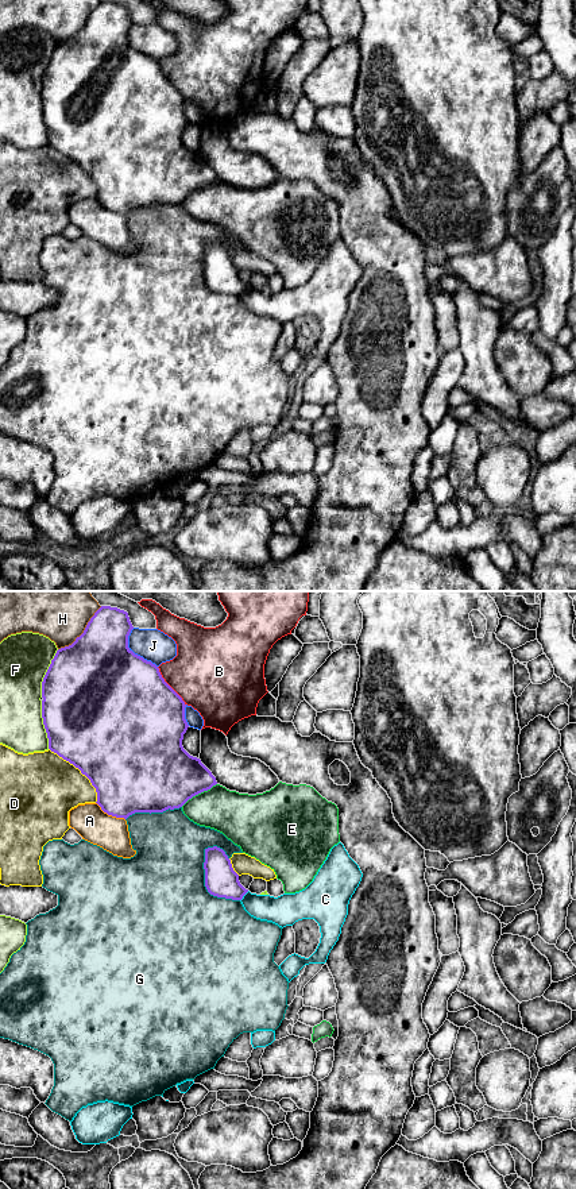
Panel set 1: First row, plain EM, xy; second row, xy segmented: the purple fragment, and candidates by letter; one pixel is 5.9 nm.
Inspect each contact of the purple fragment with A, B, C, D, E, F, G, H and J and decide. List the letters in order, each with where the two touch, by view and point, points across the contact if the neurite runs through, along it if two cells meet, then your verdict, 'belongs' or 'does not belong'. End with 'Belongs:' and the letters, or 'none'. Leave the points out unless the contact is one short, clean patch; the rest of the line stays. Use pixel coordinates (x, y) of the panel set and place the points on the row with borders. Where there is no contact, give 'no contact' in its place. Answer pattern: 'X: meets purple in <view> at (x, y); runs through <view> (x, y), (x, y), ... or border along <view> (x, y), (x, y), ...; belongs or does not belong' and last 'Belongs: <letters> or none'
A: meets purple in xy at (109, 814); does not belong
B: meets purple in xy at (169, 686); does not belong
C: meets purple in xy at (243, 895); border along xy (248, 891), (240, 900); does not belong
D: meets purple in xy at (80, 769); does not belong
E: meets purple in xy at (198, 792); does not belong
F: meets purple in xy at (46, 674); does not belong
G: meets purple in xy at (205, 886); does not belong
H: meets purple in xy at (84, 632); does not belong
J: meets purple in xy at (132, 652); does not belong
Belongs: none

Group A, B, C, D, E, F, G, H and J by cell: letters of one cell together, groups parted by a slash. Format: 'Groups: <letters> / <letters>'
Groups: A / B / C / D / E / F / G / H / J

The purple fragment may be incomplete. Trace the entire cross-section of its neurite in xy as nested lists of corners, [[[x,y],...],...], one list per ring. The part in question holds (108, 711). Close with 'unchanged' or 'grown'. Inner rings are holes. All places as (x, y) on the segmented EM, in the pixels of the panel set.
[[[101,606],[76,641],[57,651],[42,682],[42,718],[49,749],[73,764],[85,775],[97,792],[97,804],[104,812],[127,819],[135,812],[163,812],[182,807],[193,796],[217,784],[200,758],[182,746],[189,725],[185,702],[165,682],[159,668],[128,648],[134,629],[128,613]]]; unchanged

